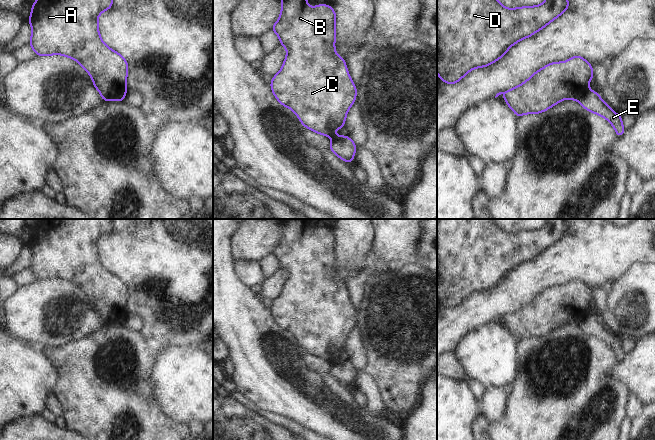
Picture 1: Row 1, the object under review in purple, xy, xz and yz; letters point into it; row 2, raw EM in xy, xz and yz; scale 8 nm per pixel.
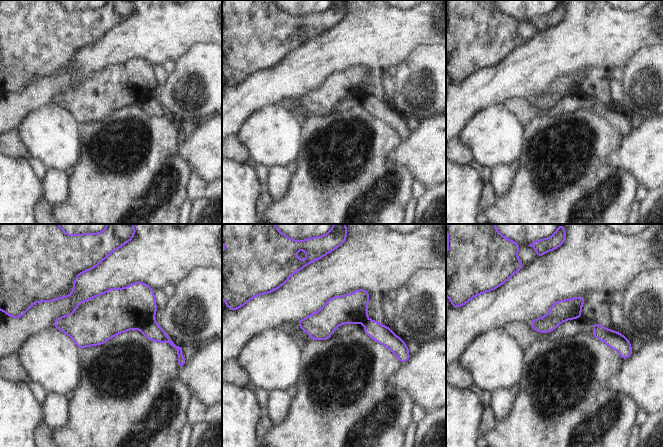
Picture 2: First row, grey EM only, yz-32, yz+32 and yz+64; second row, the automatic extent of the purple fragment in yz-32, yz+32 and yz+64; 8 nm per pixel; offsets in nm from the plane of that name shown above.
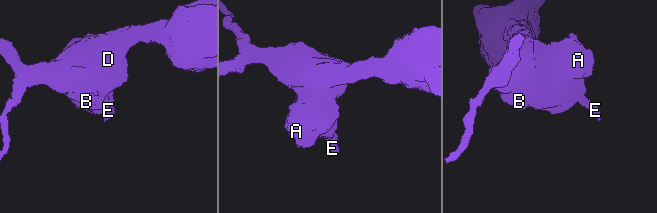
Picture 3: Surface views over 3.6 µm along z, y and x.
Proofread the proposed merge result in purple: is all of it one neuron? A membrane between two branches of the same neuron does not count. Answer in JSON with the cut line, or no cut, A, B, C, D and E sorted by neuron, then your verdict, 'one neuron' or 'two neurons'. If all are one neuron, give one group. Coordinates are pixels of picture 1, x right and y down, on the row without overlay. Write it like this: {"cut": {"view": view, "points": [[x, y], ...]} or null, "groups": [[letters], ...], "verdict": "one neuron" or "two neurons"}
{"cut": {"view": "yz", "points": [[588, 313], [578, 324]]}, "groups": [["A", "B", "C", "D"], ["E"]], "verdict": "two neurons"}

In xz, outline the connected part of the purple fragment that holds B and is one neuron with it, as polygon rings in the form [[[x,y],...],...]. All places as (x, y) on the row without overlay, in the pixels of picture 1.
[[[283,219],[281,222],[283,228],[281,237],[271,254],[278,259],[280,269],[287,273],[287,279],[281,294],[272,301],[270,311],[280,328],[293,334],[304,351],[333,364],[339,364],[344,360],[335,359],[333,354],[344,351],[347,336],[357,323],[357,311],[349,300],[344,281],[335,278],[336,238],[334,232],[323,227],[316,231],[309,231],[306,222],[307,219]]]

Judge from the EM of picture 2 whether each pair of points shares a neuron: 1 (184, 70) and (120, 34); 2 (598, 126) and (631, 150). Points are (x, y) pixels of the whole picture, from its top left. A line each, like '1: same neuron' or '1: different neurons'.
1: different neurons
2: different neurons

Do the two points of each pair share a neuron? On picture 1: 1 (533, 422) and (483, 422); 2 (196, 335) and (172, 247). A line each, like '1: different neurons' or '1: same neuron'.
1: different neurons
2: same neuron

